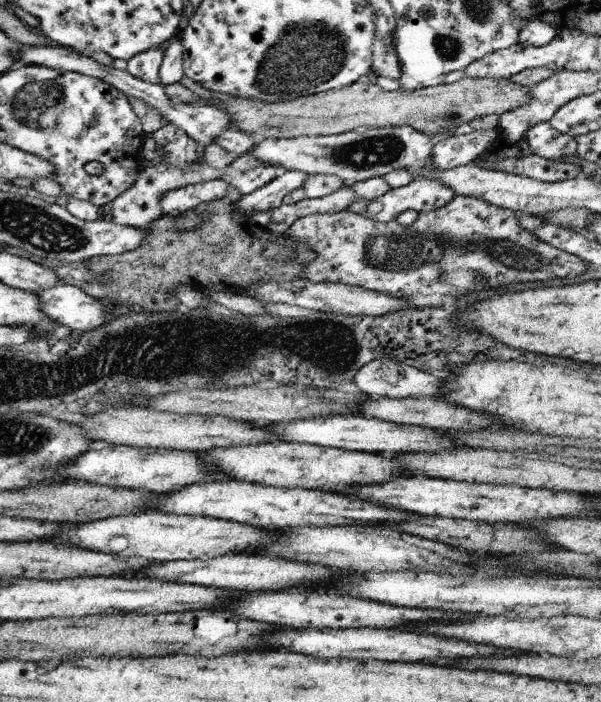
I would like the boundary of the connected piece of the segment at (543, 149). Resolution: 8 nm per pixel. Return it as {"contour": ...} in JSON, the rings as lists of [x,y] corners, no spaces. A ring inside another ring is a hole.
{"contour":[[[548,121],[534,123],[525,133],[523,141],[532,149],[533,155],[552,161],[577,153],[575,138],[558,132]]]}

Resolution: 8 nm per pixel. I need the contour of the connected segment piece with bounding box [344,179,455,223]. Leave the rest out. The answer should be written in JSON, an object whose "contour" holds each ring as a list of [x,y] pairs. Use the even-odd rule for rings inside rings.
{"contour":[[[412,180],[408,185],[393,186],[388,193],[374,199],[358,198],[344,211],[388,223],[409,209],[420,213],[444,207],[452,201],[454,194],[453,189],[439,181]]]}

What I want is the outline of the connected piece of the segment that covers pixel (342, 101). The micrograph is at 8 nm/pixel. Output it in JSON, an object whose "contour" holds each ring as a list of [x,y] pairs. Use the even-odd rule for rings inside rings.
{"contour":[[[362,76],[357,82],[343,87],[342,89],[331,89],[314,95],[304,96],[293,100],[268,103],[257,99],[242,96],[225,96],[224,94],[212,93],[212,100],[201,99],[192,93],[188,88],[179,83],[164,86],[164,93],[174,103],[200,103],[222,110],[228,117],[230,125],[244,132],[254,143],[261,142],[262,139],[276,137],[278,139],[292,139],[295,137],[316,137],[319,135],[338,135],[349,131],[360,129],[378,129],[385,127],[410,126],[413,130],[424,134],[431,139],[431,144],[454,137],[458,127],[469,124],[478,118],[487,115],[502,115],[507,111],[512,111],[517,107],[524,106],[529,102],[531,88],[522,87],[512,83],[509,79],[493,80],[467,77],[456,83],[442,82],[440,85],[425,87],[414,91],[400,88],[396,91],[383,90],[375,81],[370,81],[367,76]]]}

